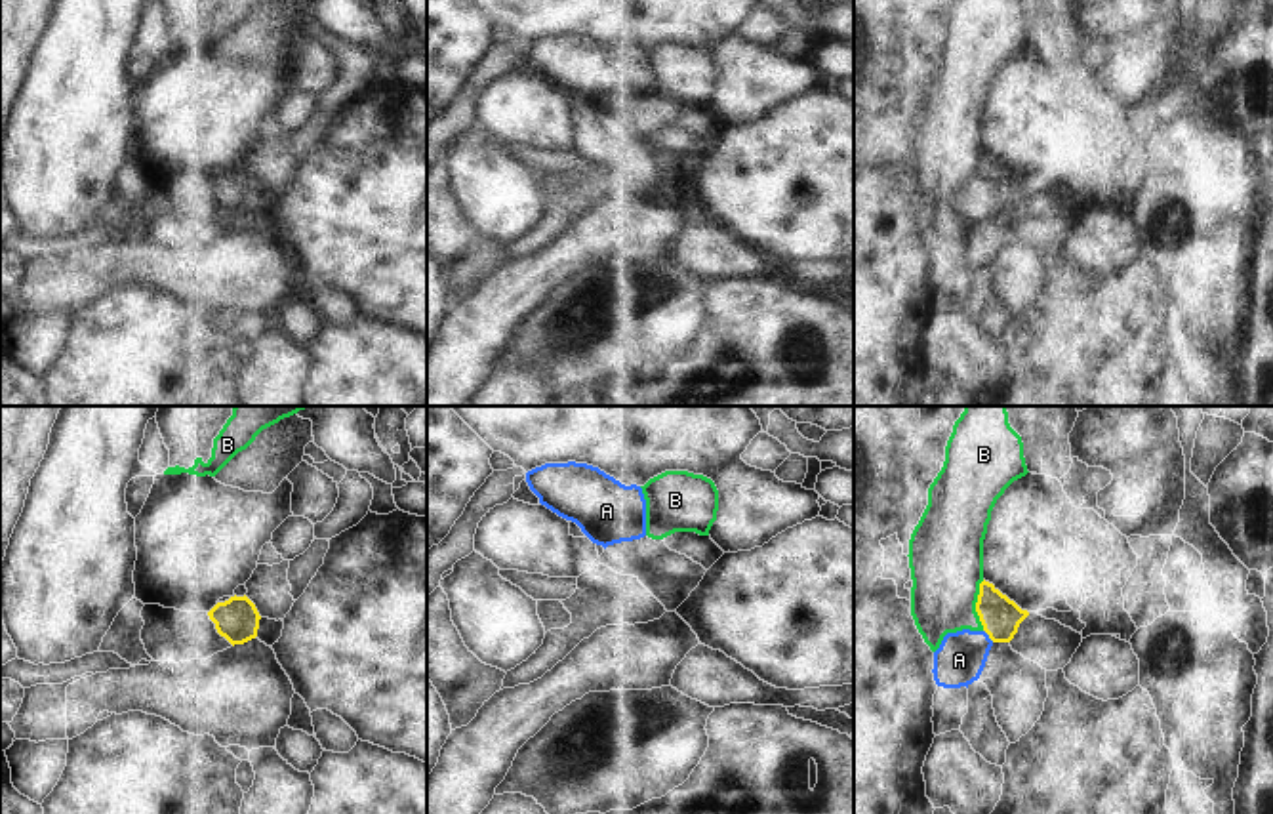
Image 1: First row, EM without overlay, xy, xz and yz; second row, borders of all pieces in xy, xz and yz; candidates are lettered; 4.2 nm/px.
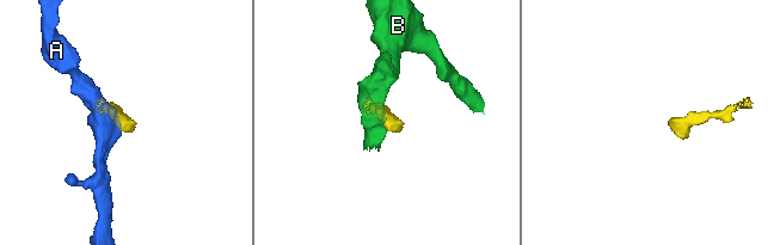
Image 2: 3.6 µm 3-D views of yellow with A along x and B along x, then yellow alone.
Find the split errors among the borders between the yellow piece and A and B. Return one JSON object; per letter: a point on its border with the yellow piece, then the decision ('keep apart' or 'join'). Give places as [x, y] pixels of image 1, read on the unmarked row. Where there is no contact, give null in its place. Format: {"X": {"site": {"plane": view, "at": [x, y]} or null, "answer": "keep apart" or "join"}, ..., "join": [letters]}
{"A": {"site": {"plane": "yz", "at": [988, 206]}, "answer": "keep apart"}, "B": {"site": {"plane": "yz", "at": [976, 178]}, "answer": "keep apart"}, "join": []}

